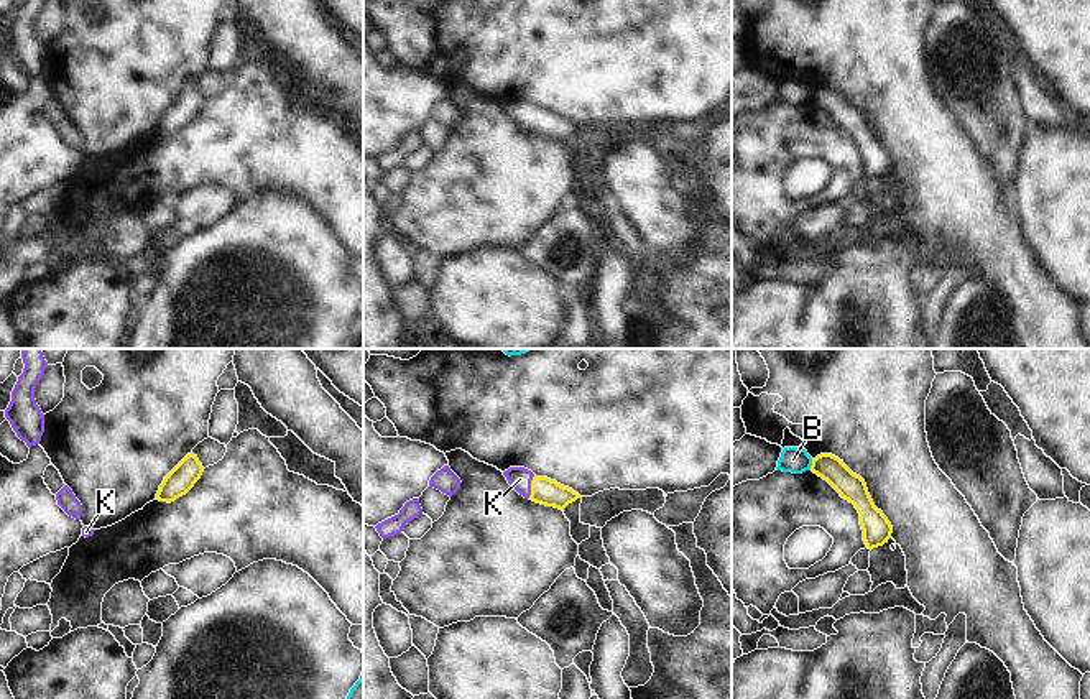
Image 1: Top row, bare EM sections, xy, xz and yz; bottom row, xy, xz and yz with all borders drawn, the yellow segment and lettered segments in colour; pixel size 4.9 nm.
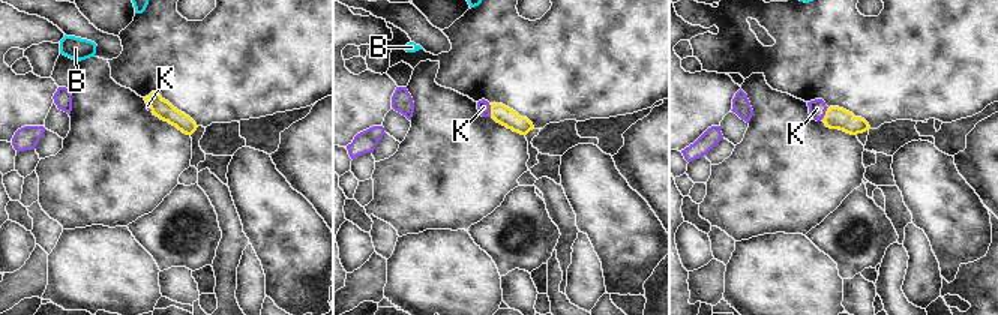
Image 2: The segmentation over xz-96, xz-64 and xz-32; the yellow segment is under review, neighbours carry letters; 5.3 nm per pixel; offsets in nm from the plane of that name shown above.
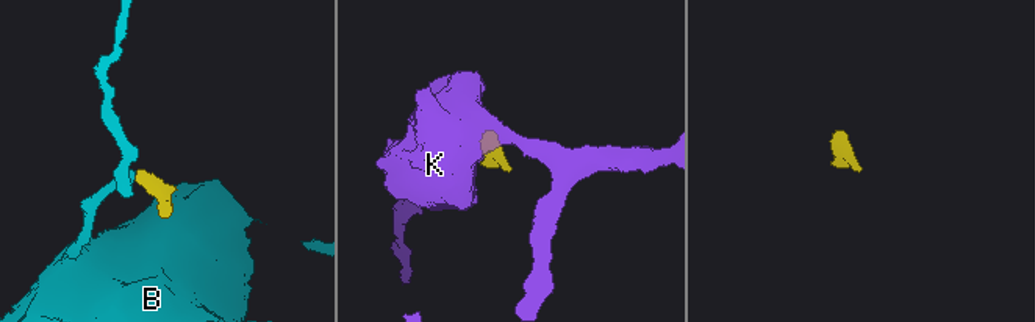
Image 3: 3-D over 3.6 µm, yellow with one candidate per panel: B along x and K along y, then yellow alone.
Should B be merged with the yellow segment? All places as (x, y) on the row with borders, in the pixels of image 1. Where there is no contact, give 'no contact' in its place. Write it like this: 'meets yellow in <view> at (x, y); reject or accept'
meets yellow in yz at (812, 464); reject

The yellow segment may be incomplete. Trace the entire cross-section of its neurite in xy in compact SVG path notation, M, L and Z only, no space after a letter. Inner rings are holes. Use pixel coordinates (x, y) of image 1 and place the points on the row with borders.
M192 452L187 454L163 480L156 493L159 502L174 502L186 495L204 472L202 464Z

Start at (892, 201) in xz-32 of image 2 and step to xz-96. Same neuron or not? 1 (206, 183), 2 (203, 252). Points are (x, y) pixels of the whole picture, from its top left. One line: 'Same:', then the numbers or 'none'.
Same: 1

